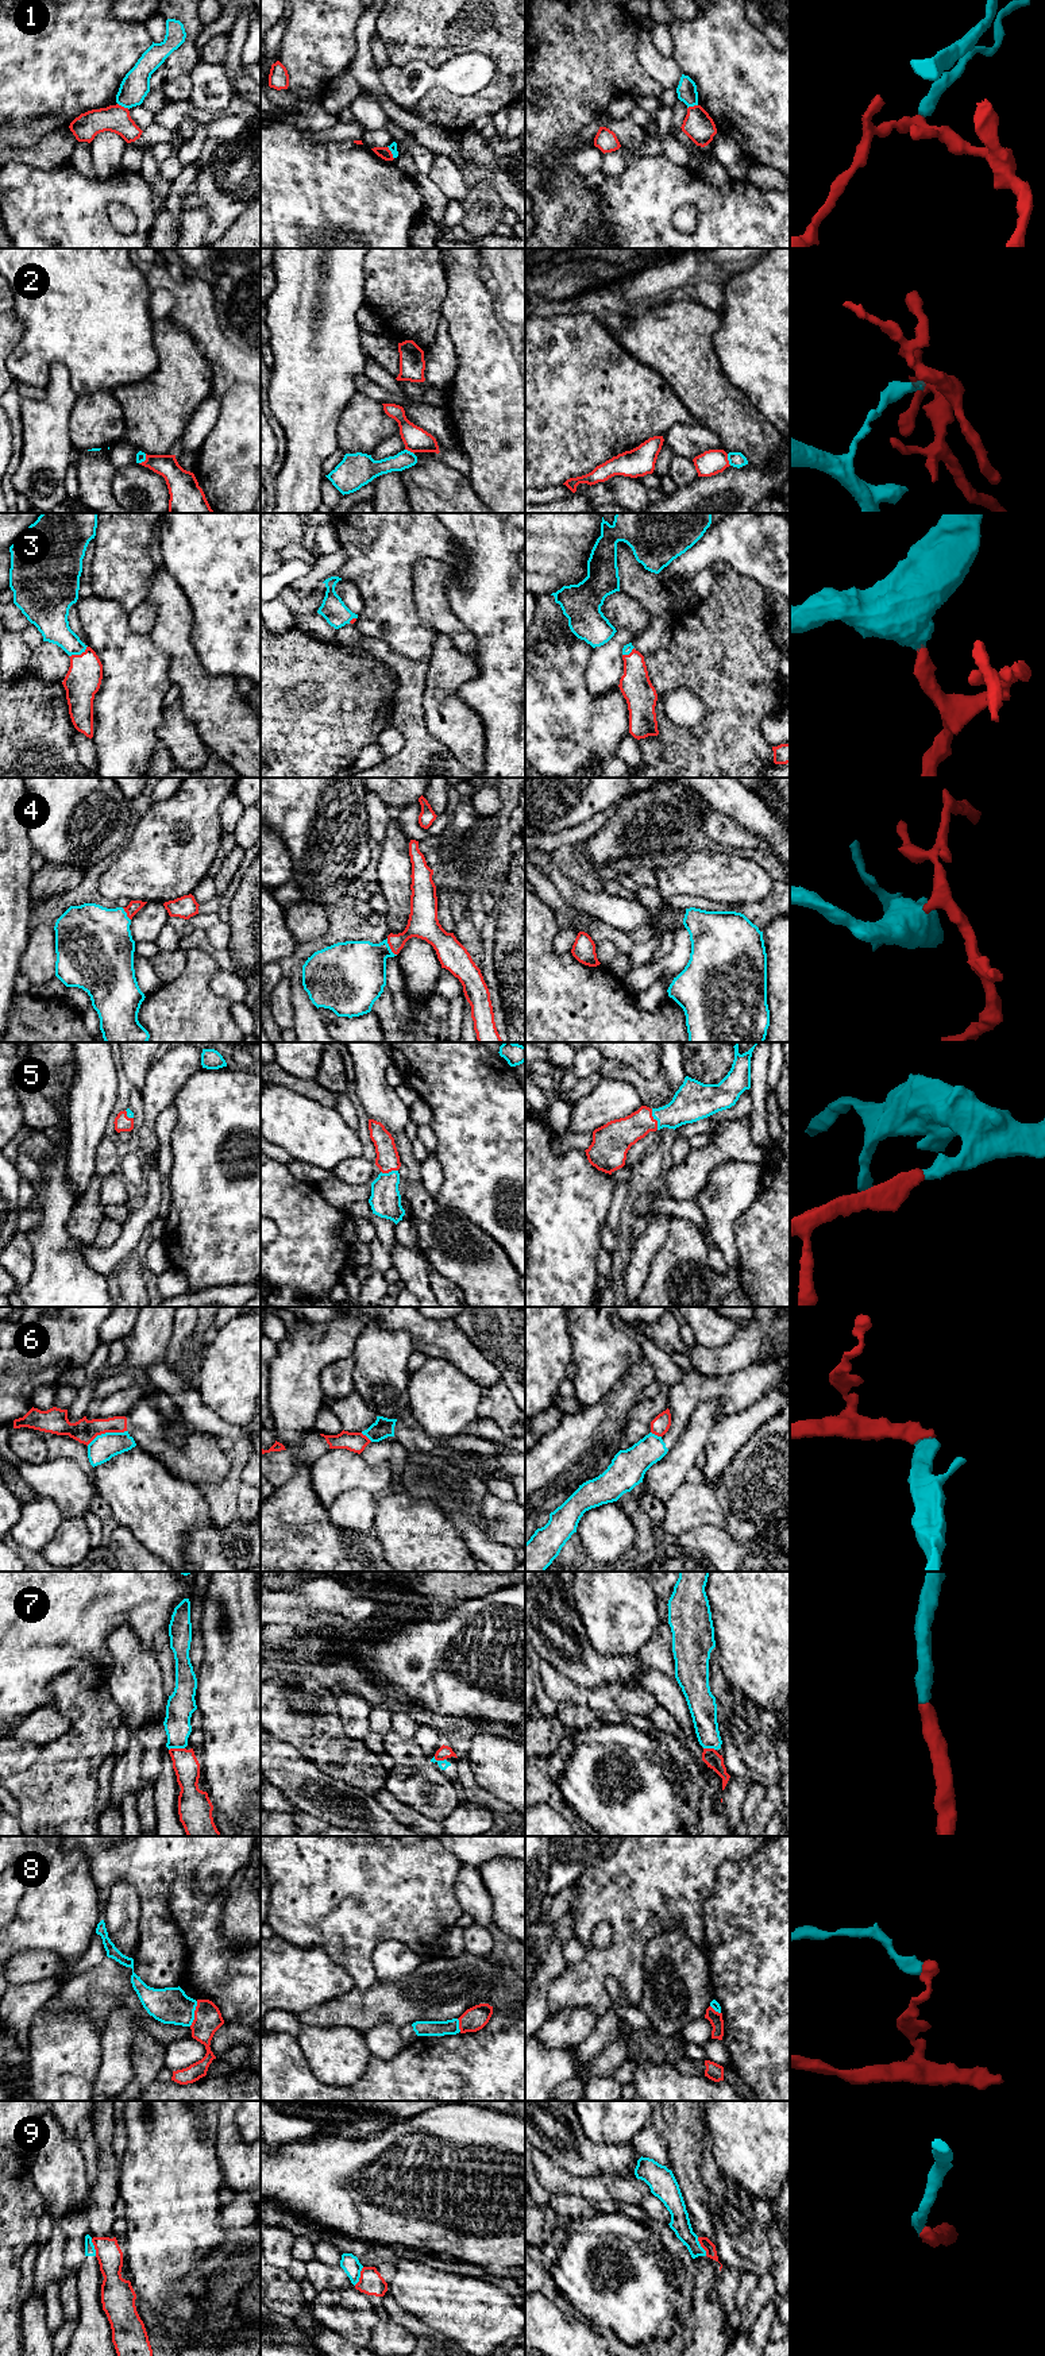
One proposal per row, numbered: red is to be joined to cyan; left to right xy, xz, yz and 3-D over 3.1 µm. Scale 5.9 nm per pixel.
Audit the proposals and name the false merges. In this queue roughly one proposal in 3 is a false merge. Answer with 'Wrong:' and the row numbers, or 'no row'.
Wrong: 1, 2, 6, 8, 9

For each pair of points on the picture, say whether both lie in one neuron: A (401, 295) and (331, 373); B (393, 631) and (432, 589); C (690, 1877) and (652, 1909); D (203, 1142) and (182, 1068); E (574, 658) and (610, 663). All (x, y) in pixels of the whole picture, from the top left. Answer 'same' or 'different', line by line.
A: different
B: different
C: same
D: different
E: different

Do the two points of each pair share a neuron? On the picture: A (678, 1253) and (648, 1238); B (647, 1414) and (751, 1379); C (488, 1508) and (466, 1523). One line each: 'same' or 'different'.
A: different
B: different
C: different

